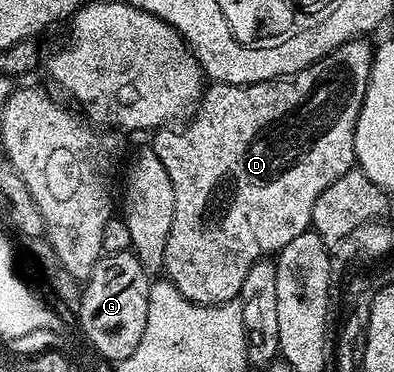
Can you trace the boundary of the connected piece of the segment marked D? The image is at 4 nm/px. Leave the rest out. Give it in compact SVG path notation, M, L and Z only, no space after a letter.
M364 38L347 40L345 44L338 46L318 62L298 70L293 76L282 76L278 80L267 80L257 84L209 83L181 132L175 132L175 127L164 126L153 135L157 136L150 140L150 145L157 152L158 158L162 160L162 165L165 166L174 186L174 220L165 246L162 272L187 300L195 304L226 304L235 301L242 290L242 282L246 282L246 273L254 261L279 254L285 246L294 242L294 238L298 238L298 234L312 228L314 202L318 202L320 195L356 164L356 147L354 146L356 123L368 89L374 51L373 45L368 45L368 42Z

